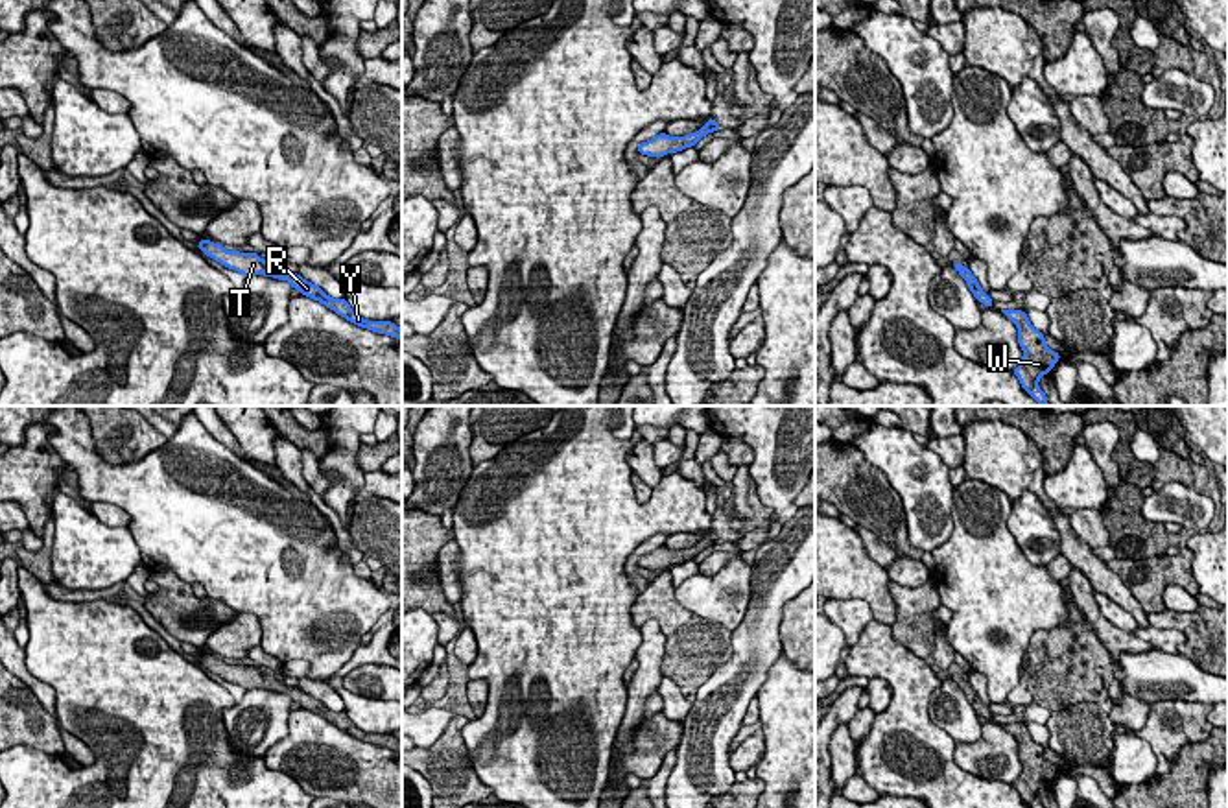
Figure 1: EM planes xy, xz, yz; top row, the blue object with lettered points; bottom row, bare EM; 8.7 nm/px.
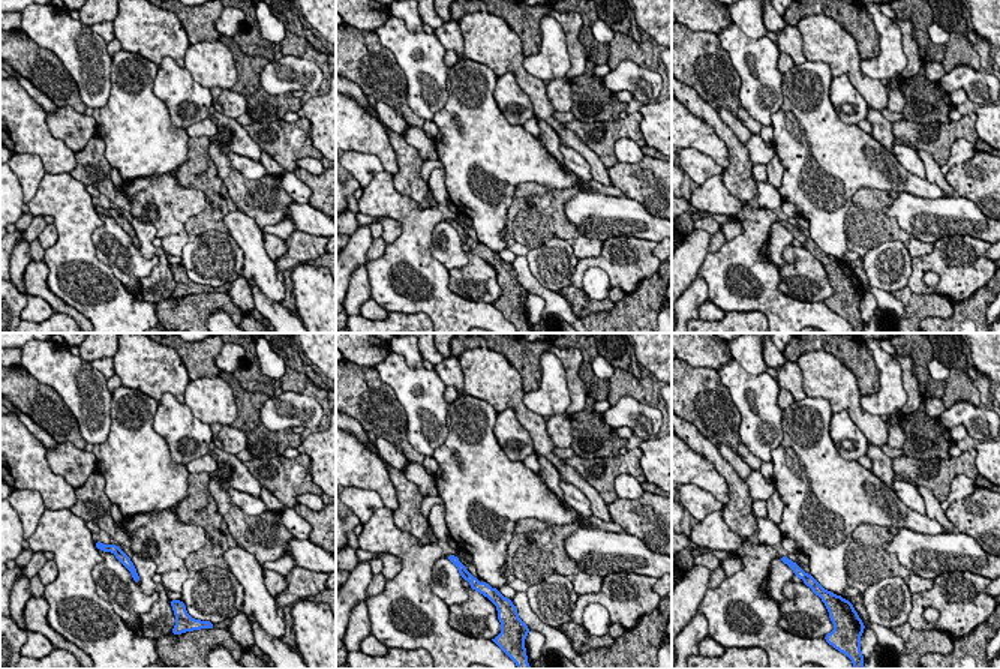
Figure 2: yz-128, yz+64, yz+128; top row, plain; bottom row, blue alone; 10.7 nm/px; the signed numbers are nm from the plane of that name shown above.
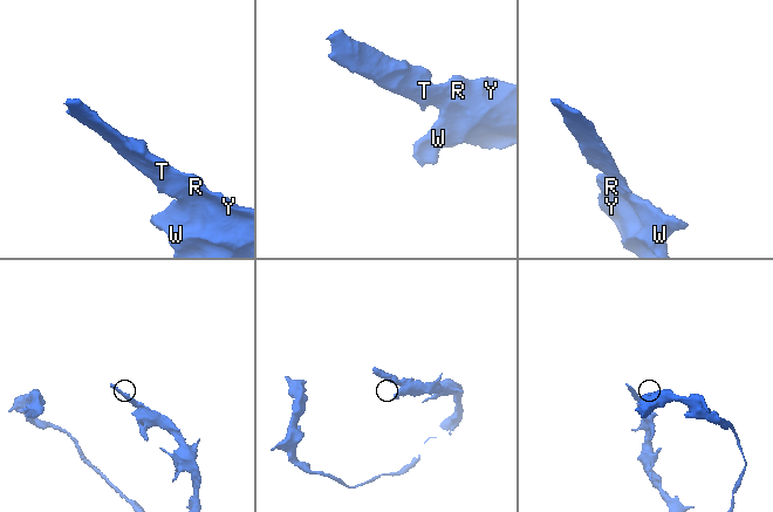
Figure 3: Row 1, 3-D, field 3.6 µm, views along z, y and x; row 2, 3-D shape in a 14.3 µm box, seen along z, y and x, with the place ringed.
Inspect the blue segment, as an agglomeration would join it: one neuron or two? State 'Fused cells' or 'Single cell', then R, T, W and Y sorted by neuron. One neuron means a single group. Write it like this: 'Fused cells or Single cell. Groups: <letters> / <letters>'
Single cell. Groups: R T W Y

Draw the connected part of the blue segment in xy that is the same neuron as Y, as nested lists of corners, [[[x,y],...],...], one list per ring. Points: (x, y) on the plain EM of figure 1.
[[[205,651],[195,659],[207,670],[214,671],[227,683],[234,683],[242,686],[245,692],[254,688],[264,688],[278,694],[288,694],[293,703],[301,705],[301,708],[319,714],[321,718],[334,723],[337,729],[345,731],[347,734],[361,742],[402,753],[402,742],[396,740],[393,734],[363,732],[358,725],[350,721],[345,710],[334,712],[326,708],[319,699],[308,695],[299,686],[288,686],[284,681],[277,681],[275,677],[260,671],[258,666],[227,664],[221,657],[214,657],[212,653],[205,653]]]

